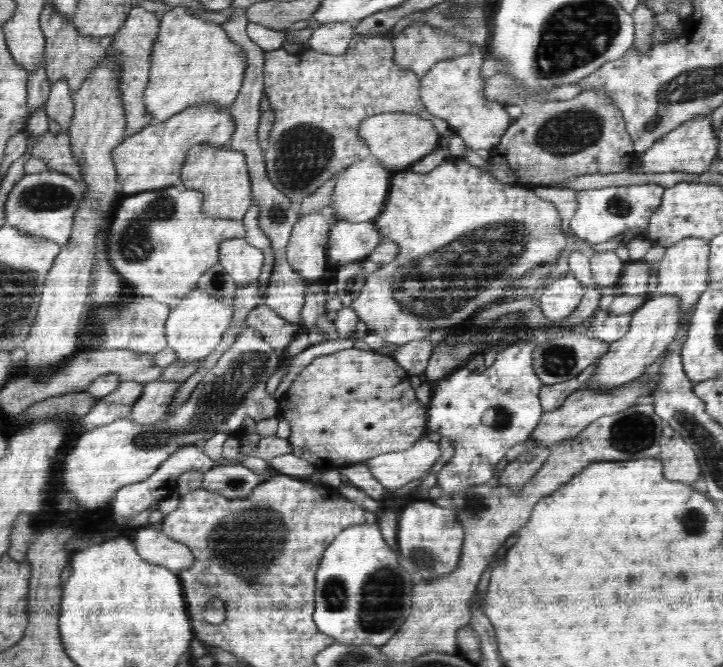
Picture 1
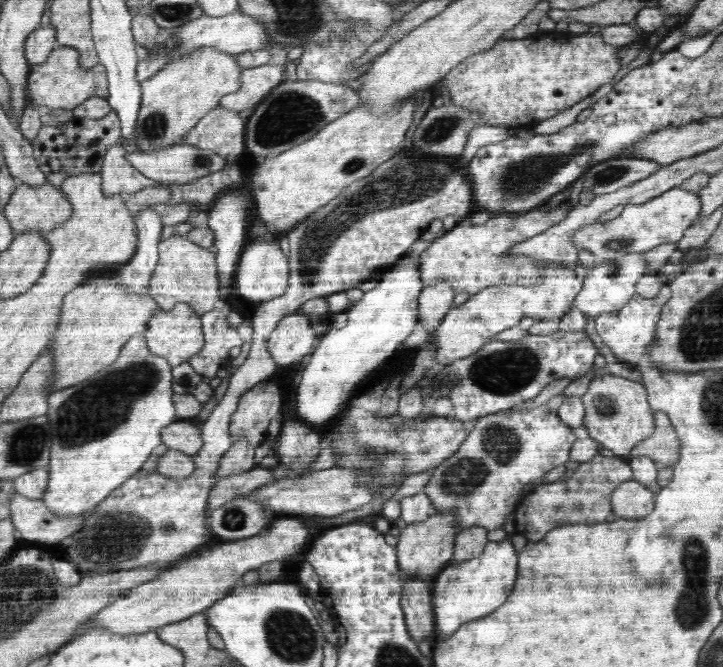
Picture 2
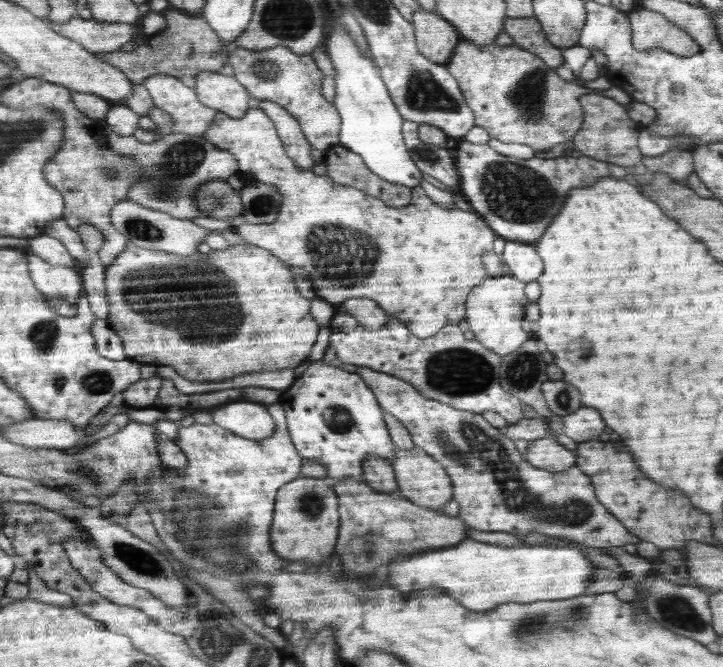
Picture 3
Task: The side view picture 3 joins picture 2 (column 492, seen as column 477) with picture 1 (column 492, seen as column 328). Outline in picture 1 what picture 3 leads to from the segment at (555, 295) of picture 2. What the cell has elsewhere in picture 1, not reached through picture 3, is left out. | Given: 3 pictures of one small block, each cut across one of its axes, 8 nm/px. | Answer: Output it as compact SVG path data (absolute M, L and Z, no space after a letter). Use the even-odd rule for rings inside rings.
M462 158L449 159L443 161L434 170L427 173L417 173L410 170L395 172L392 176L389 186L389 196L385 202L385 208L374 219L381 236L388 240L394 240L400 250L398 250L398 258L394 258L392 262L383 264L376 271L368 273L365 276L360 292L356 295L352 302L352 308L357 312L359 319L367 325L369 332L377 333L386 342L384 347L375 350L377 353L392 357L394 356L394 347L401 346L413 340L425 339L428 334L432 334L436 328L444 328L446 330L455 330L466 319L470 319L480 308L486 307L490 302L498 302L507 294L510 285L514 280L519 279L528 270L534 266L542 266L551 264L556 266L561 252L566 248L566 235L561 229L562 218L556 209L556 206L550 202L538 197L532 188L520 187L519 185L508 185L498 182L496 178L488 174L480 168L471 166Z

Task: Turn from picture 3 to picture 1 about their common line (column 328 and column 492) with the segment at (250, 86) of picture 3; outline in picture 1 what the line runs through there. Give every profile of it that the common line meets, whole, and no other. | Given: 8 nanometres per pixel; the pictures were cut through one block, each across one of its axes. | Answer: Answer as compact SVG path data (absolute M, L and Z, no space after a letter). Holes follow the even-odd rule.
M471 46L471 54L436 63L420 78L419 97L422 98L428 112L447 120L453 126L458 141L474 150L484 148L489 151L498 146L501 136L513 120L501 103L486 100L482 93L488 80L488 77L482 73L486 53L488 48Z

